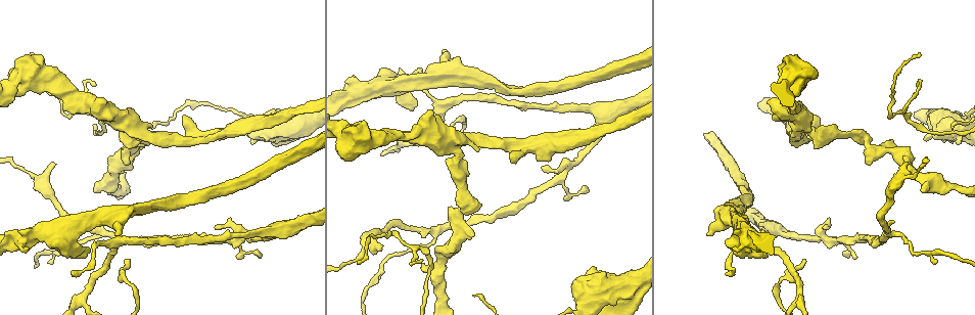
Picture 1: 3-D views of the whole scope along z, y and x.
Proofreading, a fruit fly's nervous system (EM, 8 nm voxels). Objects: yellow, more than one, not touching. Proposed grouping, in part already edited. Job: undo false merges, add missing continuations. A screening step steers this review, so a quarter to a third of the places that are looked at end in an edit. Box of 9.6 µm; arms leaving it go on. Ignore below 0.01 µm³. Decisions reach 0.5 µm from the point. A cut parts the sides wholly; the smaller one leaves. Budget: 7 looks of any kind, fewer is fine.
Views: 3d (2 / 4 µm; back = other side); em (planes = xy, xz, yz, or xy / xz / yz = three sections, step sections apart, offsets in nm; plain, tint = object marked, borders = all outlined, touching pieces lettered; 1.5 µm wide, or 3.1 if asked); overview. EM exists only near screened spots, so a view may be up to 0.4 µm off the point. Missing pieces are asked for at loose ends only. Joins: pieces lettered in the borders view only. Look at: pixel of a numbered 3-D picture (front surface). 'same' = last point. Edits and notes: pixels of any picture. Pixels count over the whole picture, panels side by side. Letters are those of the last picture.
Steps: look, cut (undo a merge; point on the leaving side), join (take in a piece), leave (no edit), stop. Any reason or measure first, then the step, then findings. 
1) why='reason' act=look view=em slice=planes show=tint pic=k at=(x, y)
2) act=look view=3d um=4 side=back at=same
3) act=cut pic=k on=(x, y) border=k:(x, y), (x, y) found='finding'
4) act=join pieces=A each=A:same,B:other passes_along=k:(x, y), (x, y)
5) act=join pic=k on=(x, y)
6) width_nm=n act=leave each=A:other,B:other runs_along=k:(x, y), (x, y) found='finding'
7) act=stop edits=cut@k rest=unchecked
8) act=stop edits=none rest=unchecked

why='long arm stops here' act=look view=em slice=planes show=borders pic=1 at=(953, 126)

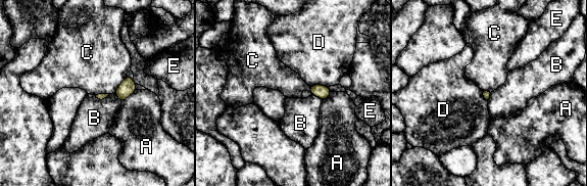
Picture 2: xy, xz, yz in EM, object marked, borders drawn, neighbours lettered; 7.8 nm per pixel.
act=leave each=A:other,B:other,C:other,D:other,E:other border=2:(127, 76), (113, 93) found='none of them fits'

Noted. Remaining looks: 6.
why='free end' act=look view=em slice=yz step=4 show=tint pic=1 at=(871, 164)

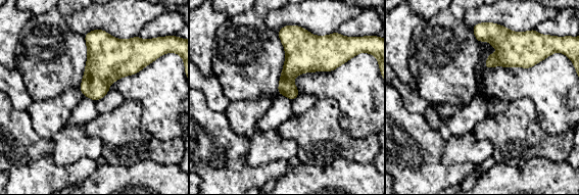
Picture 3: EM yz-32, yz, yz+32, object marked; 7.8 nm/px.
act=look view=em slice=planes show=borders at=same

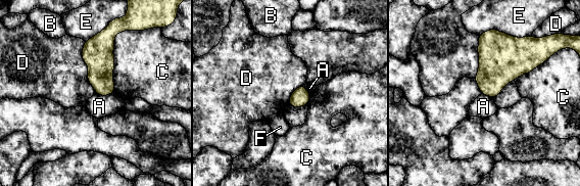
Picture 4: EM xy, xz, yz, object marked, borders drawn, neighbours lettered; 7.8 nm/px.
width_nm=140 act=leave each=A:other,B:other,C:other,D:other,E:other,F:other border=4:(113, 91), (107, 95), (96, 94) found='no lettered piece goes on from it'

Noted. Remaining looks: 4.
why='free end' act=look view=em slice=planes show=borders pic=1 at=(905, 162)

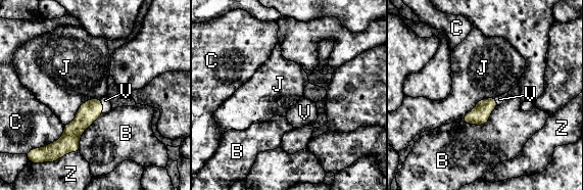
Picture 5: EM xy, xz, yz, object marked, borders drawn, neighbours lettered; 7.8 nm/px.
act=join pieces=V each=B:other,C:other,J:other,V:same,Z:other found='the neuron continues'

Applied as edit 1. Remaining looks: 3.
act=stop edits=join@5 rest=unchecked

